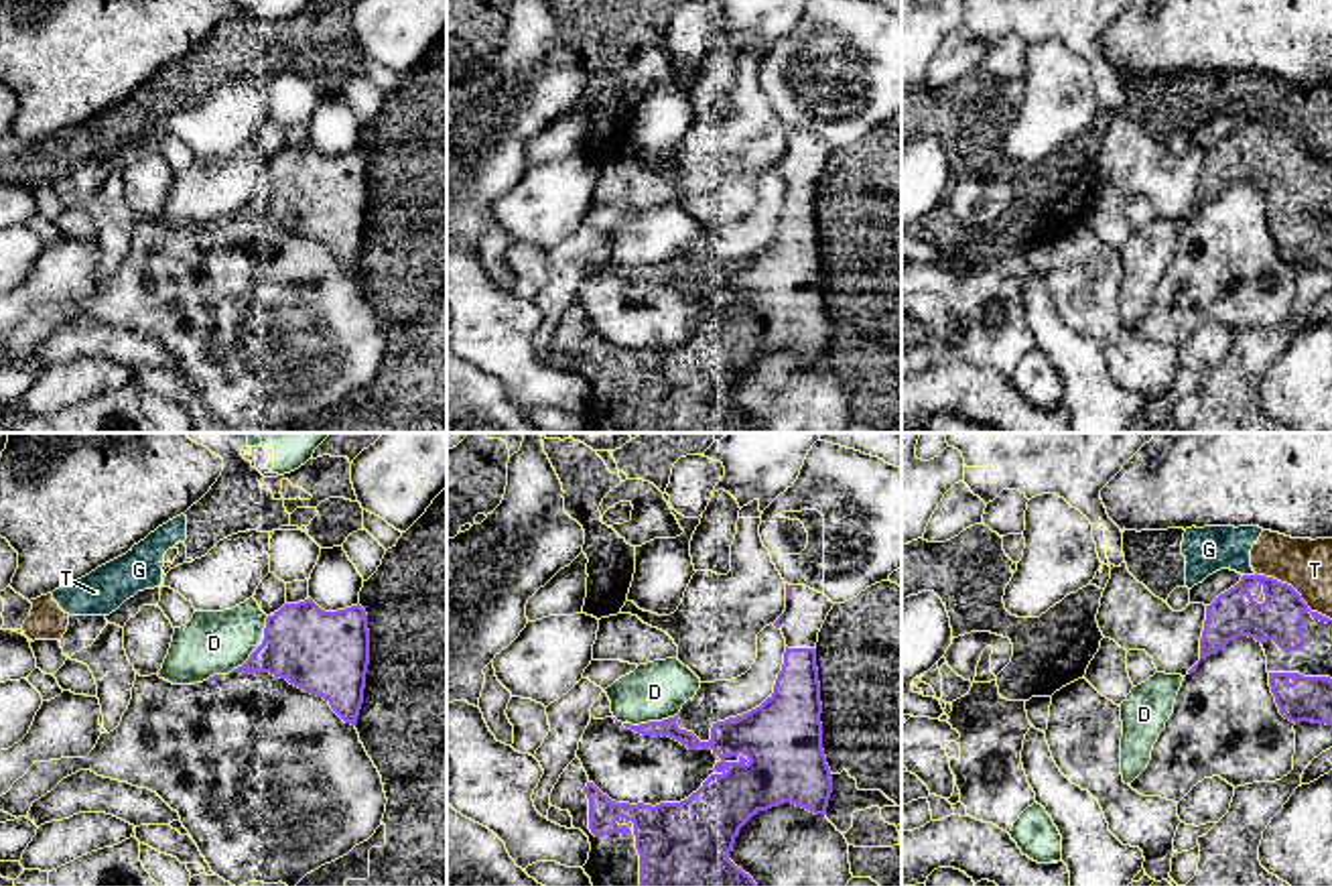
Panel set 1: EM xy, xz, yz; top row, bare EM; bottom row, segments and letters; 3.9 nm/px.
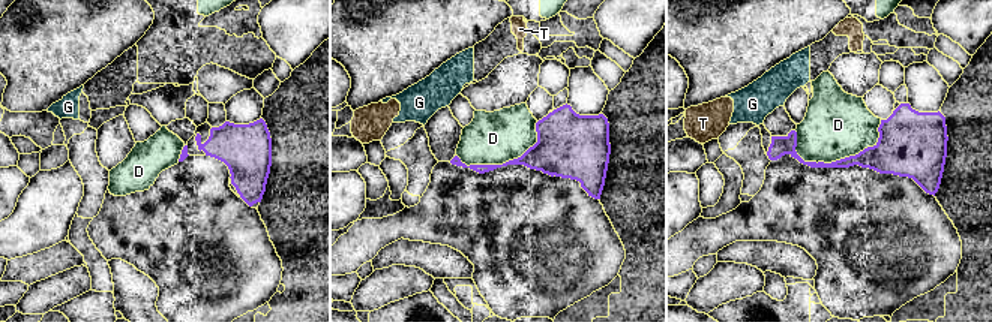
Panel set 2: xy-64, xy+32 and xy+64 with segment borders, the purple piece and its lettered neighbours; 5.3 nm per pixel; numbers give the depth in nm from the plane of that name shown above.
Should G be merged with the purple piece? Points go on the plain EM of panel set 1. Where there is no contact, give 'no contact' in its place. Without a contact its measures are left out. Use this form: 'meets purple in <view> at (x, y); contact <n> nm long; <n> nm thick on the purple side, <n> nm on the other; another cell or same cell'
meets purple in yz at (1249, 120); contact 60 nm long; 190 nm thick on the purple side, 180 nm on the other; another cell

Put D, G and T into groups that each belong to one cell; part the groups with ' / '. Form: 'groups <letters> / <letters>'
groups D / G T

